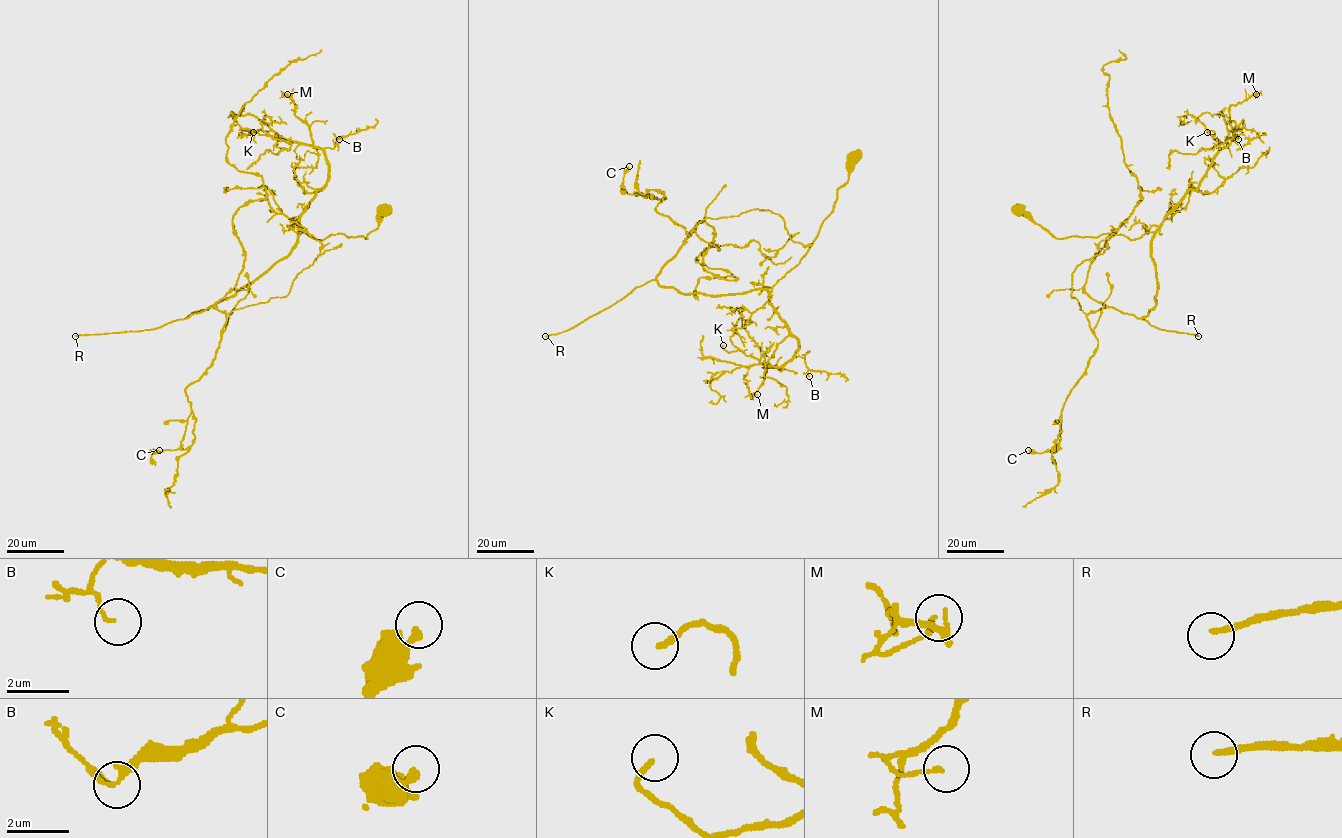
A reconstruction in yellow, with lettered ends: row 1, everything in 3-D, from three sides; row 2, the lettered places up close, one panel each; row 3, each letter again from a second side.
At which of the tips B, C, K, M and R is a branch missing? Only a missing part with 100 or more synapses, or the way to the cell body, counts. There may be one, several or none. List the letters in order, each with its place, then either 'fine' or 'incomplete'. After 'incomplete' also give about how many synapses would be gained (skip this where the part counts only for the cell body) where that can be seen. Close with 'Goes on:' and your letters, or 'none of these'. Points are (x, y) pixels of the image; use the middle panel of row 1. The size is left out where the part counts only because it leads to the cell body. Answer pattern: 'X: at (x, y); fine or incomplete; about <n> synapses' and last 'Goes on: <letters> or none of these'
B: at (809, 376); fine
C: at (629, 166); fine
K: at (723, 345); fine
M: at (757, 394); fine
R: at (545, 336); incomplete; about 120 synapses
Goes on: R

